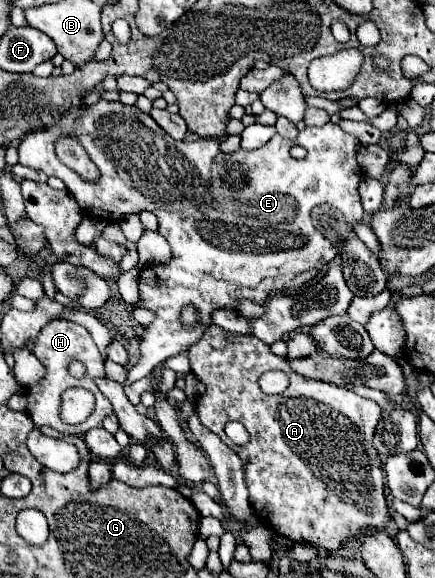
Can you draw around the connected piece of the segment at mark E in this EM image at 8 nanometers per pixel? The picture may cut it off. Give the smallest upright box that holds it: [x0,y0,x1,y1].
[18,99,364,387]

